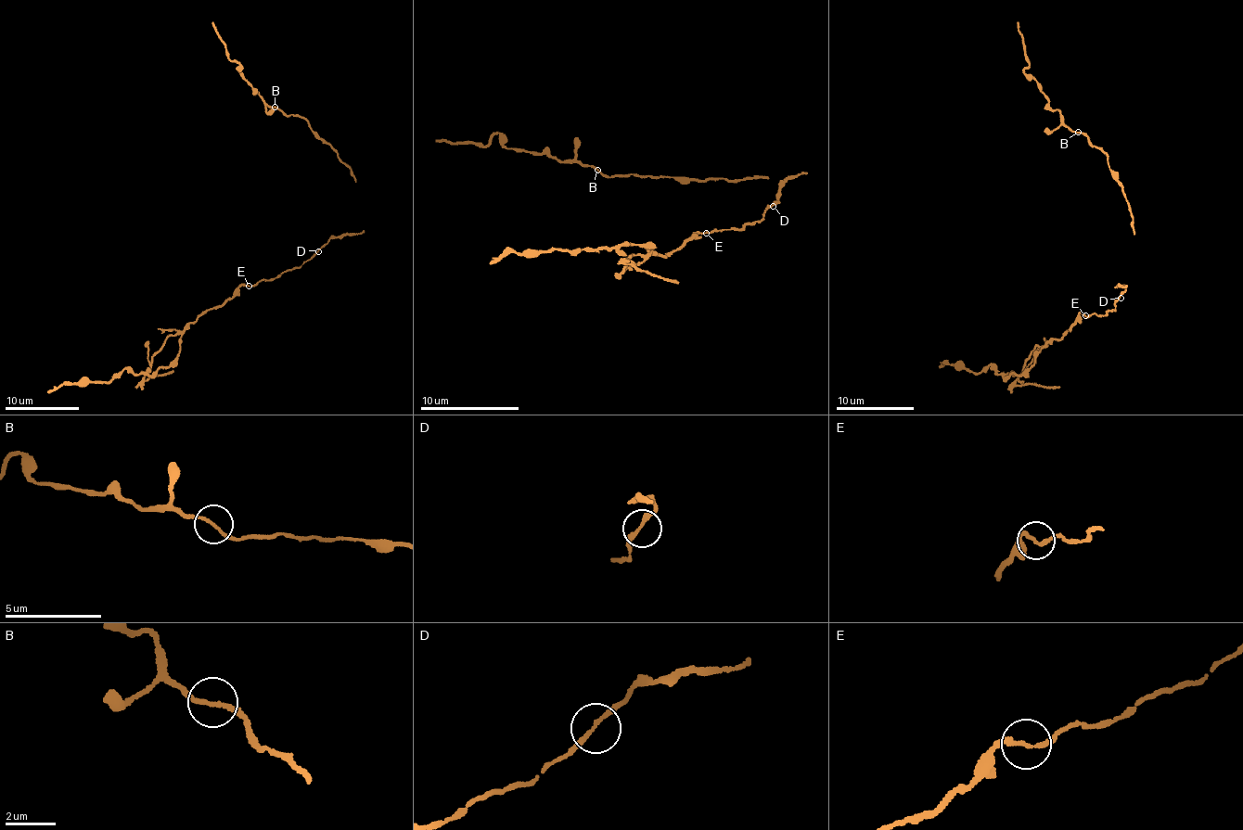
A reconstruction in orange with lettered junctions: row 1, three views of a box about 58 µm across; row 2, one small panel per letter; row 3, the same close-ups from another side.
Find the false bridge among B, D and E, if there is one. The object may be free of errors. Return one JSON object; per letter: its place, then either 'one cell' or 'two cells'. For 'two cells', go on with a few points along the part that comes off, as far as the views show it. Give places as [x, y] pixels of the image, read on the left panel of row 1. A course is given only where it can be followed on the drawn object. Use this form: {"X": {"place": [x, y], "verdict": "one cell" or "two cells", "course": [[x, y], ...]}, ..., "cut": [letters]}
{"B": {"place": [275, 107], "verdict": "one cell"}, "D": {"place": [318, 251], "verdict": "one cell"}, "E": {"place": [249, 286], "verdict": "two cells", "course": [[248, 286], [240, 285], [186, 324], [168, 365], [133, 375], [122, 369], [109, 382], [46, 391]]}, "cut": ["E"]}

